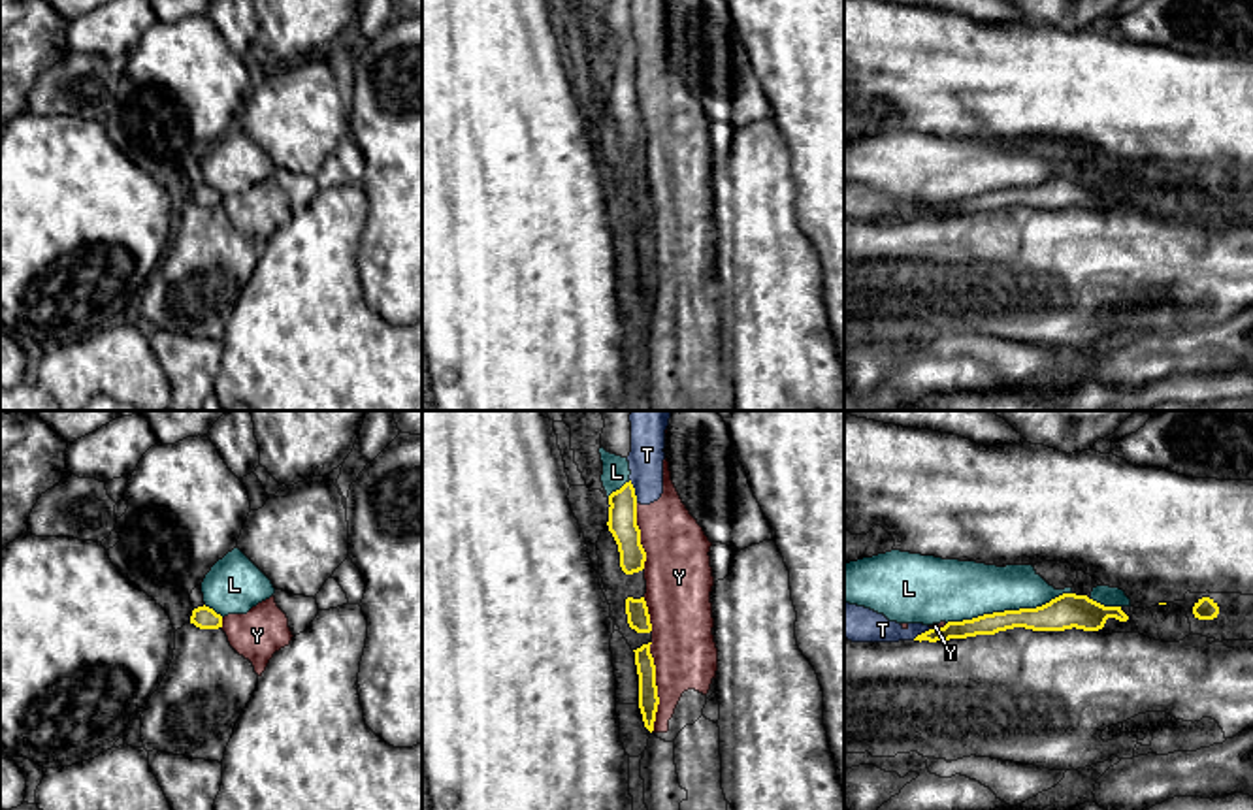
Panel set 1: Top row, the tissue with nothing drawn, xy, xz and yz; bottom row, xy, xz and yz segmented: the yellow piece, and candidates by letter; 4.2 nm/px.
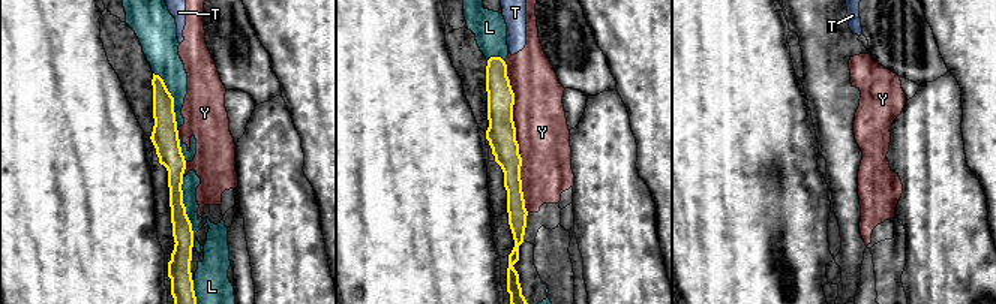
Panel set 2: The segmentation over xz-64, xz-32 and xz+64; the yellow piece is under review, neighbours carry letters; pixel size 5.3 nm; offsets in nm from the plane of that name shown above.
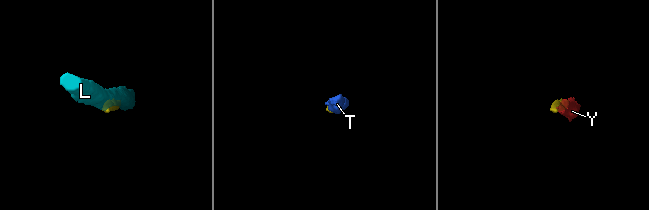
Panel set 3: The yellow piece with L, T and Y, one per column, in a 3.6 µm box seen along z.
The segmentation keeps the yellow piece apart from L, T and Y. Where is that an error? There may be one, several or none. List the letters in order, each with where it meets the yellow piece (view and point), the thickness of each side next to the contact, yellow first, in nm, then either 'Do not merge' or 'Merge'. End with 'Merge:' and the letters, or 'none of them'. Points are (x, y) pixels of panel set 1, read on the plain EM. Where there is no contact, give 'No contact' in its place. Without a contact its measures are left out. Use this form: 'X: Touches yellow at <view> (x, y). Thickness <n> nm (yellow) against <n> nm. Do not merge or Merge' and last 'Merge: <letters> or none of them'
L: Touches yellow at yz (1008, 189). Thickness 150 nm (yellow) against 260 nm. Do not merge
T: Touches yellow at xz (634, 68). Thickness 130 nm (yellow) against 150 nm. Do not merge
Y: Touches yellow at xz (656, 266). Thickness 90 nm (yellow) against 280 nm. Do not merge
Merge: none of them

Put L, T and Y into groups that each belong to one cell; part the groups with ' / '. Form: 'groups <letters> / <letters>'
groups L / T Y

